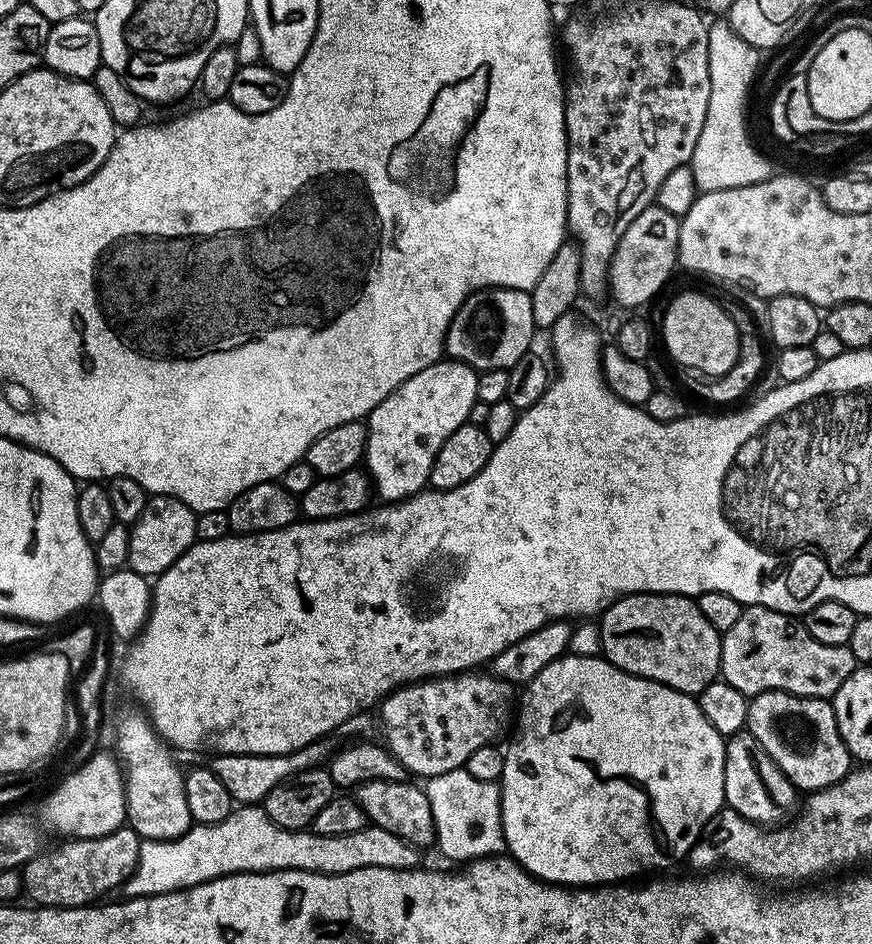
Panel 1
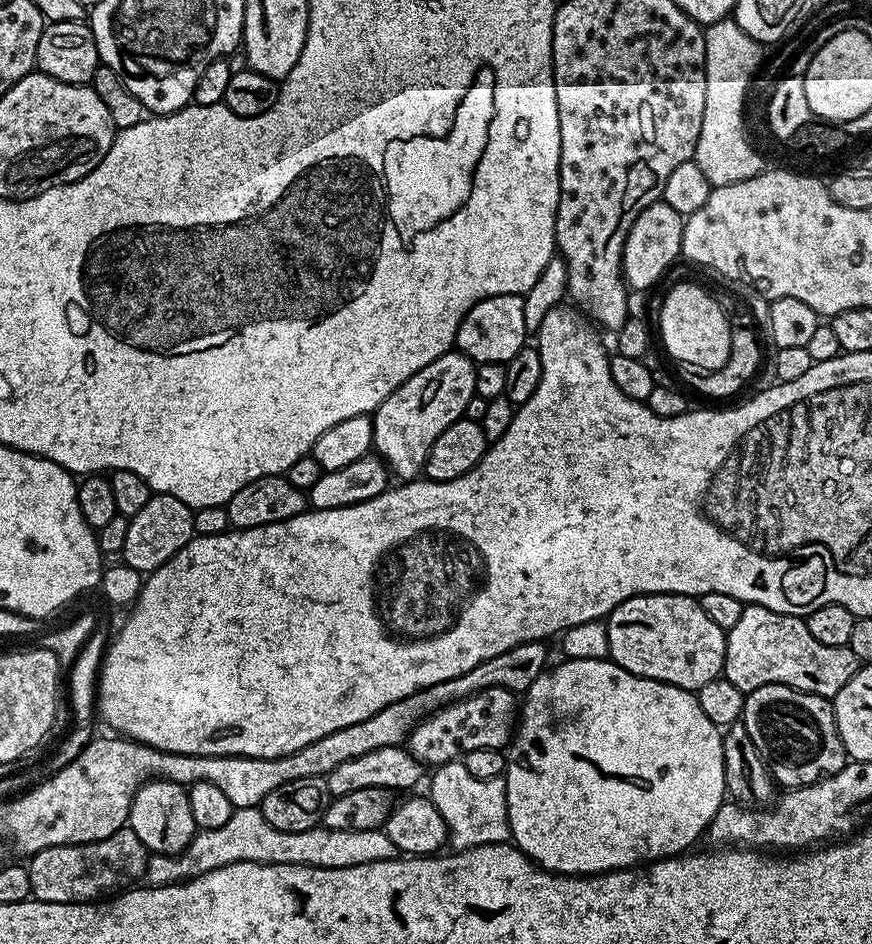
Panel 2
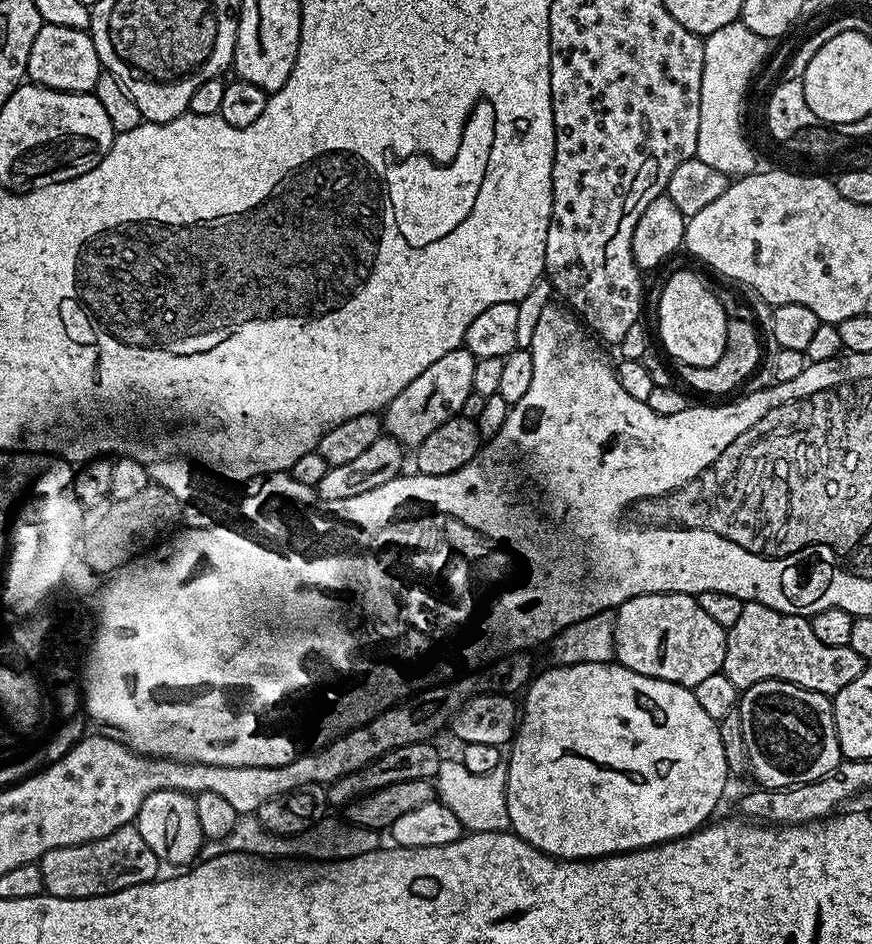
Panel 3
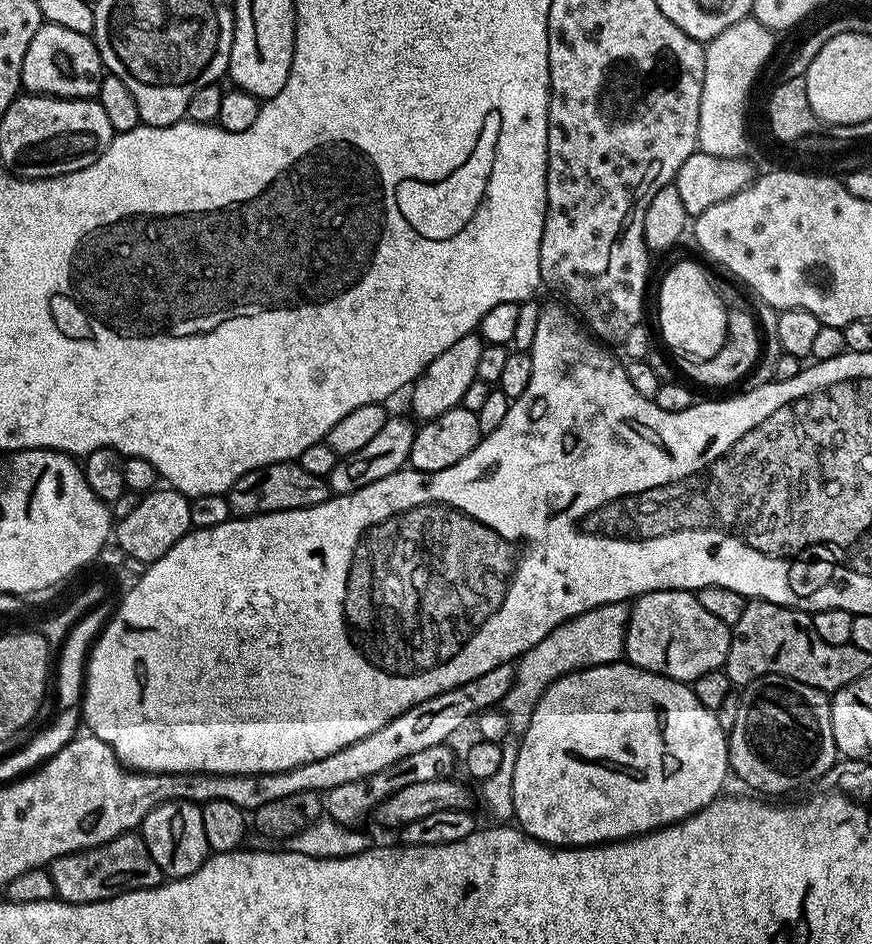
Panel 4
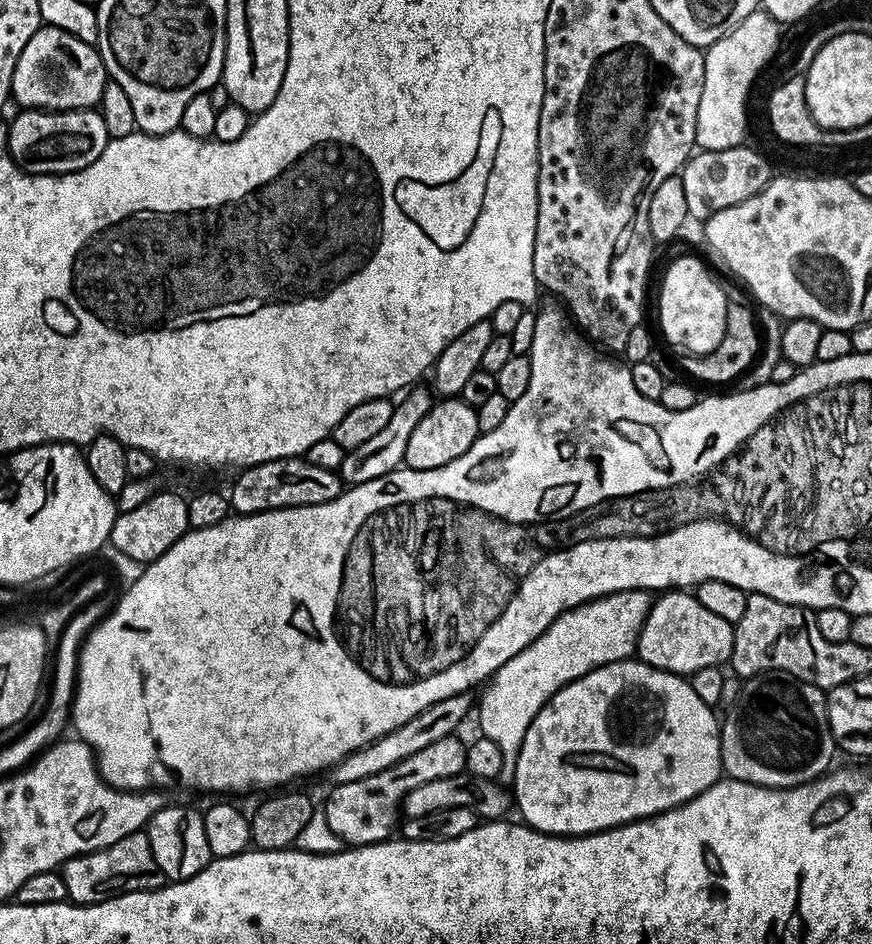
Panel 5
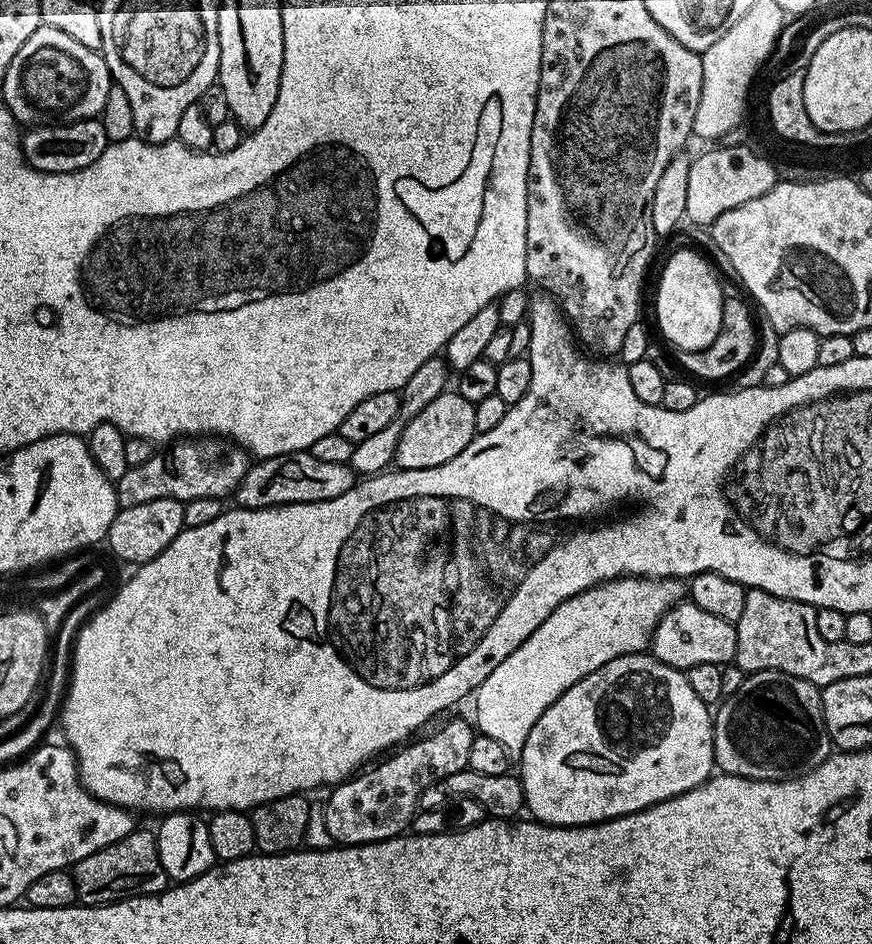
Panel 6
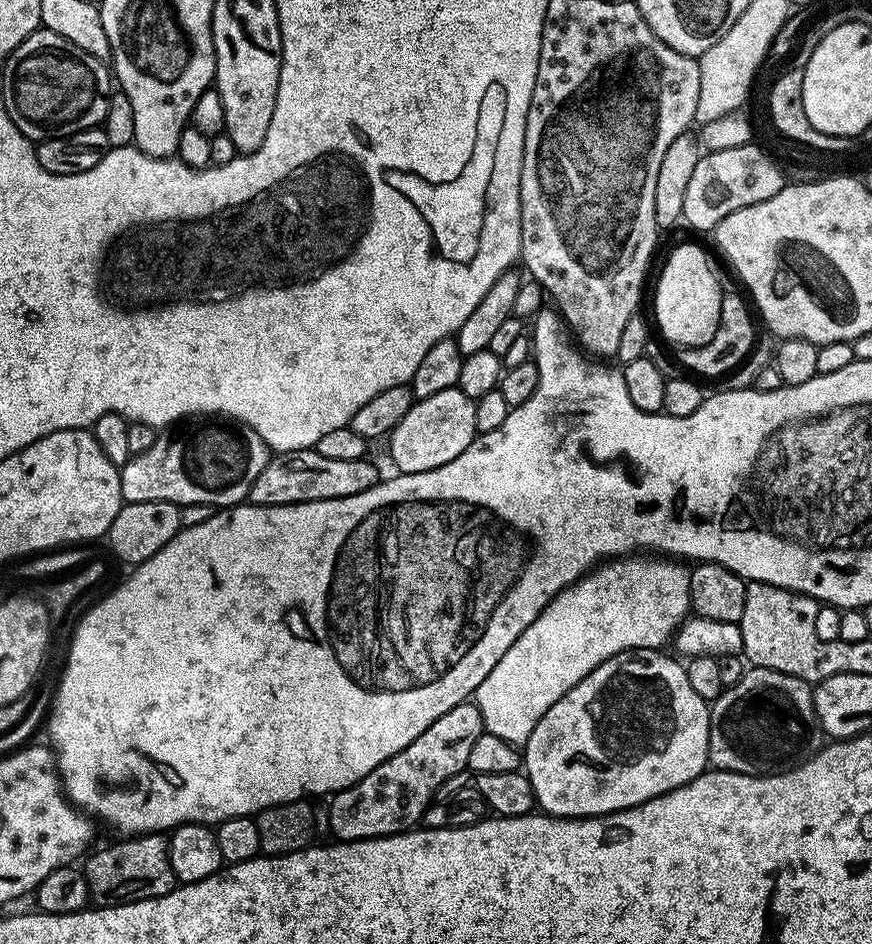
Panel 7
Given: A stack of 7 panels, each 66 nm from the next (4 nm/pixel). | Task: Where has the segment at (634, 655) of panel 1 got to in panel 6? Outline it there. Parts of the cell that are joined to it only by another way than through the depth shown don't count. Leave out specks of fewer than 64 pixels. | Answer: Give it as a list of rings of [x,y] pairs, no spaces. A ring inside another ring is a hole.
[[[691,602],[674,605],[660,619],[650,645],[651,655],[666,666],[681,670],[703,666],[705,662],[728,665],[735,661],[737,650],[738,634],[735,623],[726,618],[718,618],[715,614],[709,614],[707,610],[702,610],[702,606]]]

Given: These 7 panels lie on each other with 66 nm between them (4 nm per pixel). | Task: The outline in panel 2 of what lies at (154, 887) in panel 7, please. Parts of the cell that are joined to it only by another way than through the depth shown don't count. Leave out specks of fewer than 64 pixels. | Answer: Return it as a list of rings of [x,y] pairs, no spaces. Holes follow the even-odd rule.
[[[130,827],[119,828],[110,838],[89,844],[50,846],[36,852],[27,861],[31,899],[59,904],[96,902],[105,894],[127,889],[145,879],[150,853],[148,847]]]

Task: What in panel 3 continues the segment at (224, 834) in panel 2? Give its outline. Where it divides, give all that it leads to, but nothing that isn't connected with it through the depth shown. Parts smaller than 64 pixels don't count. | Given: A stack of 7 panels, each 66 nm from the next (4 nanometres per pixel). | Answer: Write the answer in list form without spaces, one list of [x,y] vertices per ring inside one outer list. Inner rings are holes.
[[[244,814],[237,819],[234,830],[222,844],[230,852],[245,852],[265,858],[311,858],[316,862],[350,860],[367,852],[375,852],[381,847],[382,836],[379,832],[371,832],[368,828],[354,828],[347,822],[328,823],[321,822],[312,831],[304,832],[300,836],[275,836],[261,826],[255,815]]]

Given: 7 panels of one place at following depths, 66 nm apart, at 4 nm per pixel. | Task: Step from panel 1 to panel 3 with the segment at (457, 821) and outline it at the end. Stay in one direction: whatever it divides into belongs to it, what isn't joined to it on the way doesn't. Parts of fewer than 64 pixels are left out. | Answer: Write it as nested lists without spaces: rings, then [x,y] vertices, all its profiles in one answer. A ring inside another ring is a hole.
[[[443,759],[434,787],[437,797],[448,809],[452,810],[462,822],[465,831],[490,833],[505,832],[510,827],[509,807],[506,804],[506,782],[508,781],[507,761],[498,764],[490,774],[478,775],[467,770],[458,760]]]

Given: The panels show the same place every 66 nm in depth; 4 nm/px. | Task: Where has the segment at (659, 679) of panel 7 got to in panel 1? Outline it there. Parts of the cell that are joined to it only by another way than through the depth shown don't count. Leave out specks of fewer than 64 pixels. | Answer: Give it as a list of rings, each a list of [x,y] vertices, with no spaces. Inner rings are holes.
[[[565,654],[560,659],[550,662],[550,666],[546,666],[546,670],[542,670],[535,676],[533,680],[523,689],[524,697],[518,700],[518,715],[514,720],[514,731],[511,733],[512,745],[507,745],[504,754],[504,769],[500,775],[498,785],[500,788],[501,798],[501,822],[502,830],[505,834],[505,842],[507,844],[507,855],[517,860],[523,866],[530,876],[535,876],[538,880],[543,880],[546,884],[558,884],[570,888],[591,888],[593,886],[607,886],[610,884],[619,884],[621,882],[631,881],[631,876],[640,876],[643,872],[652,872],[648,874],[656,874],[659,868],[668,868],[671,864],[676,864],[687,857],[688,852],[694,846],[694,842],[702,834],[702,830],[706,826],[706,822],[710,822],[710,818],[714,818],[714,814],[720,808],[725,807],[723,792],[723,766],[724,766],[724,745],[725,737],[718,734],[718,730],[714,730],[714,726],[710,726],[710,722],[706,718],[706,714],[702,714],[699,699],[695,695],[687,692],[679,692],[665,684],[659,684],[653,680],[647,680],[641,676],[630,674],[626,670],[622,670],[618,666],[614,666],[609,660],[605,660],[603,655],[599,656],[574,656]]]

